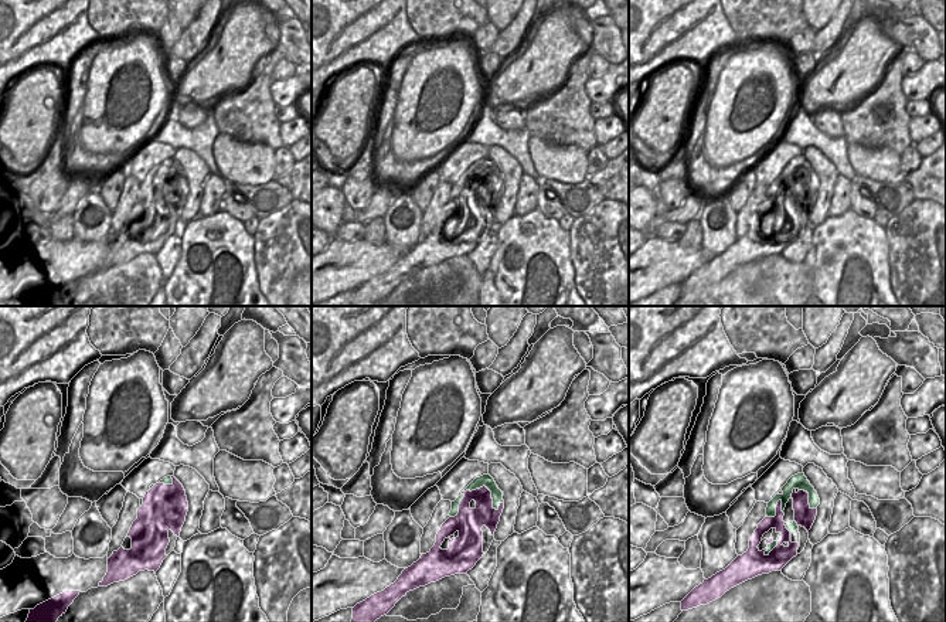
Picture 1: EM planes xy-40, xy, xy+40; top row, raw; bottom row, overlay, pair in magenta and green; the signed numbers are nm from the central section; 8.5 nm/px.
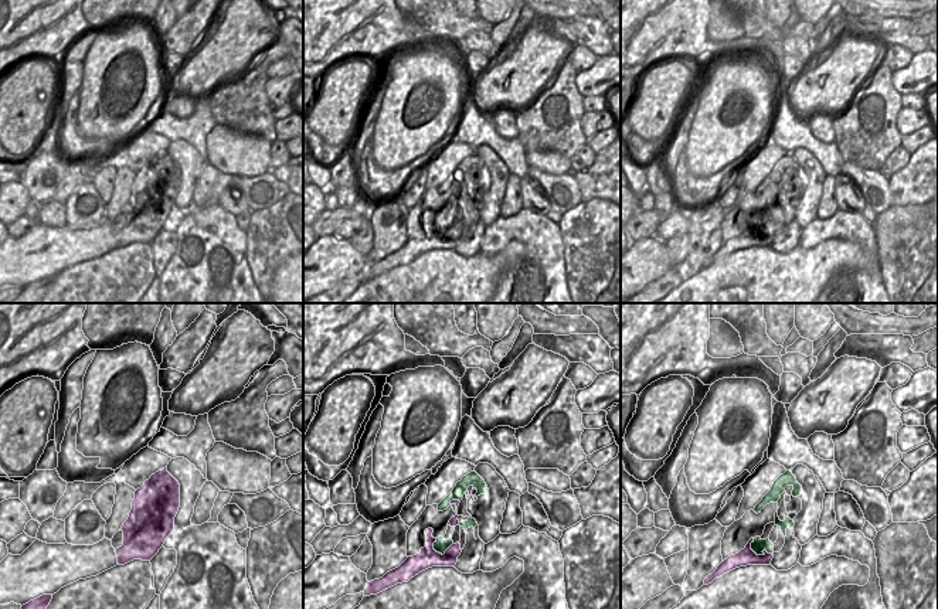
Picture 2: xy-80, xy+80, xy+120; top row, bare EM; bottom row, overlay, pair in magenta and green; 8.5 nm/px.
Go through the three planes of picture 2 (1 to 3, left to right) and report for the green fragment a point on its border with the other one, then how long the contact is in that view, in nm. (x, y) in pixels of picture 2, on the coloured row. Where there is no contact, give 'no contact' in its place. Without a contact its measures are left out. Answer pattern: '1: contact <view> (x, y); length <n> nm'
1: no contact
2: contact xy+80 (441, 554); length 190 nm
3: contact xy+120 (755, 554); length 220 nm

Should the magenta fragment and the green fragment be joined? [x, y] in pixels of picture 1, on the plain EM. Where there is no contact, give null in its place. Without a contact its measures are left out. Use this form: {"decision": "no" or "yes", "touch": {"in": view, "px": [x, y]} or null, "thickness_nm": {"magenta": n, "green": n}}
{"decision": "yes", "touch": {"in": "xy", "px": [476, 172]}, "thickness_nm": {"magenta": 190, "green": 100}}

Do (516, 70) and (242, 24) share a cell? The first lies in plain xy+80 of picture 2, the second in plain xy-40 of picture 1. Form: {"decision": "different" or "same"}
{"decision": "same"}

